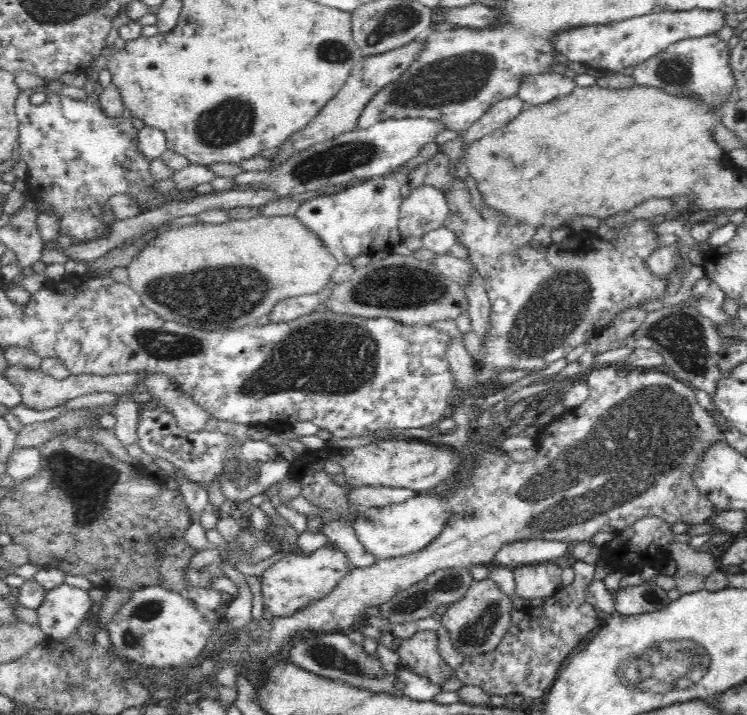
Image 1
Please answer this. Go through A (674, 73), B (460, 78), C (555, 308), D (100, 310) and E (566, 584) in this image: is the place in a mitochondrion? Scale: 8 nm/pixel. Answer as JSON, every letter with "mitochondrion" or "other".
{"A":"mitochondrion","B":"mitochondrion","C":"mitochondrion","D":"other","E":"other"}

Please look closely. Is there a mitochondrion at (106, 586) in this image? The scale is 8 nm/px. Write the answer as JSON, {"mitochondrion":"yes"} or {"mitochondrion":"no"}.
{"mitochondrion":"no"}

